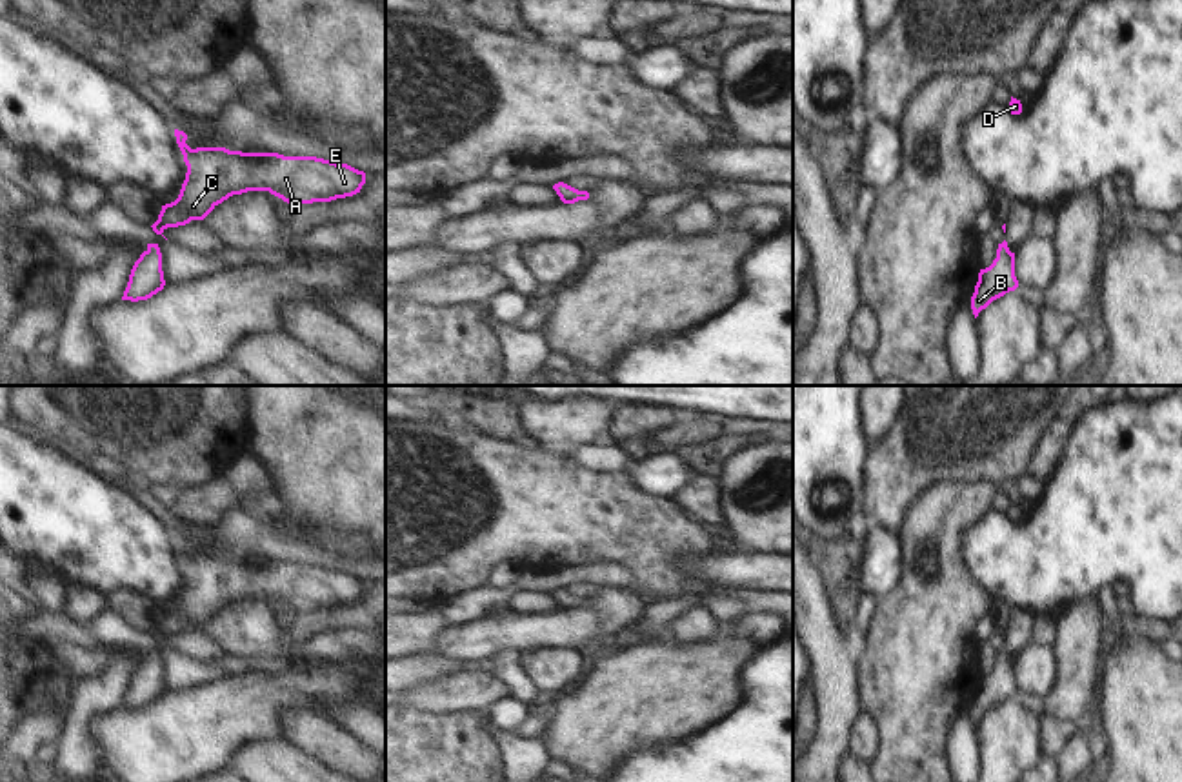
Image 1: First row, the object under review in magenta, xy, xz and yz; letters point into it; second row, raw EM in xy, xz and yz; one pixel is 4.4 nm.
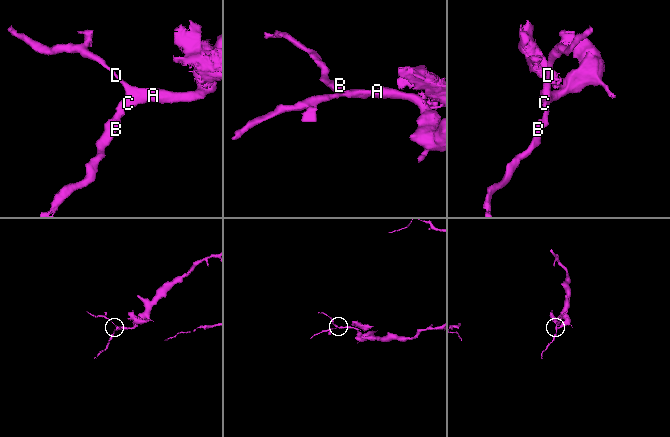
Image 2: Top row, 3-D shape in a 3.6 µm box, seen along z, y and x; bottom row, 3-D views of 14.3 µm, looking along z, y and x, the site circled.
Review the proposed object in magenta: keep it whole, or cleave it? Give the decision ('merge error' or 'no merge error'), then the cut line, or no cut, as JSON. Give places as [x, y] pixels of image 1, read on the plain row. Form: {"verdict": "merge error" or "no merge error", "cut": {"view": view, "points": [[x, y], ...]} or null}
{"verdict": "no merge error", "cut": null}

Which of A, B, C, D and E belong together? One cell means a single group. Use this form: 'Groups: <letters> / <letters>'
Groups: A B C D E.

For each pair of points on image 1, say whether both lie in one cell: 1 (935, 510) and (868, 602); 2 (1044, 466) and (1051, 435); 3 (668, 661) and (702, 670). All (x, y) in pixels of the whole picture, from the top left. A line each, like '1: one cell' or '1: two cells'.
1: two cells
2: one cell
3: one cell

